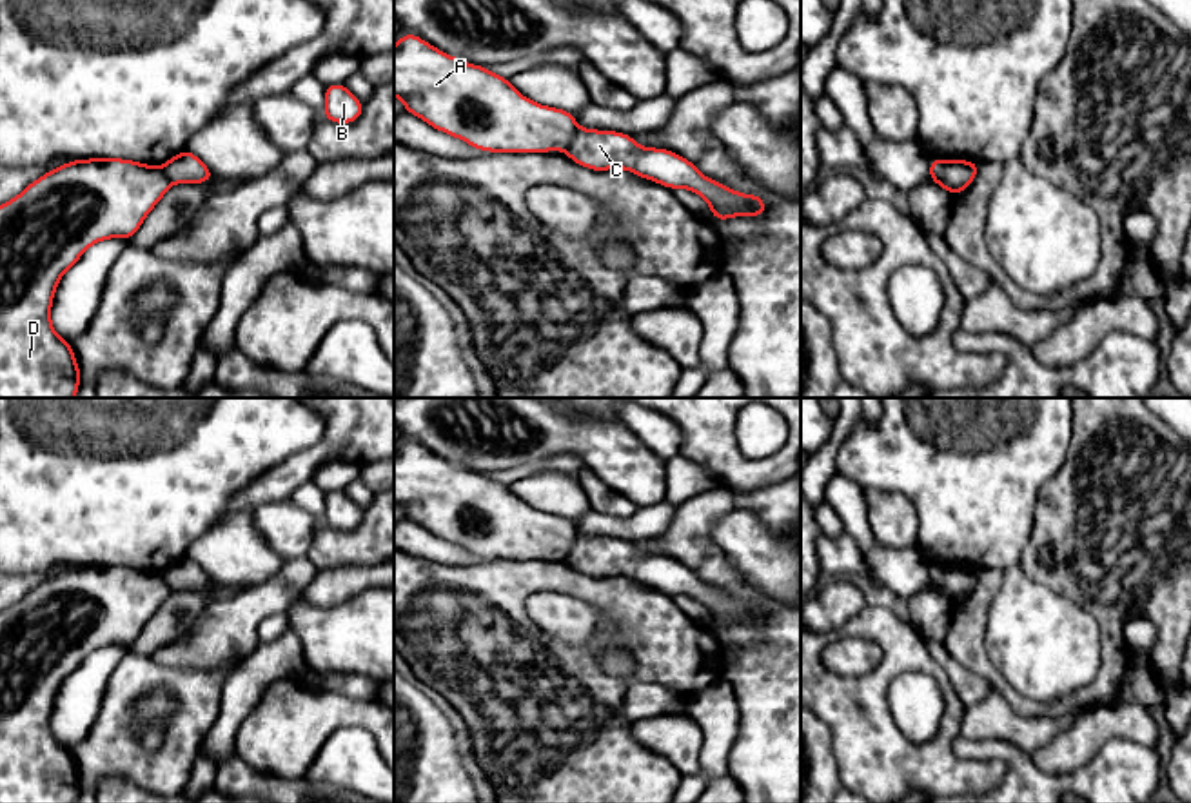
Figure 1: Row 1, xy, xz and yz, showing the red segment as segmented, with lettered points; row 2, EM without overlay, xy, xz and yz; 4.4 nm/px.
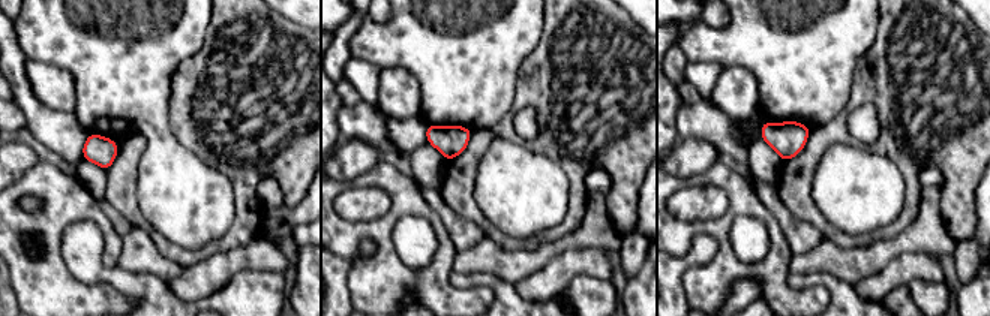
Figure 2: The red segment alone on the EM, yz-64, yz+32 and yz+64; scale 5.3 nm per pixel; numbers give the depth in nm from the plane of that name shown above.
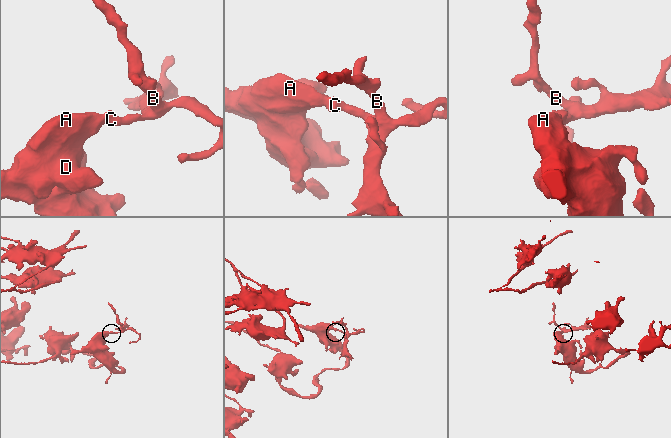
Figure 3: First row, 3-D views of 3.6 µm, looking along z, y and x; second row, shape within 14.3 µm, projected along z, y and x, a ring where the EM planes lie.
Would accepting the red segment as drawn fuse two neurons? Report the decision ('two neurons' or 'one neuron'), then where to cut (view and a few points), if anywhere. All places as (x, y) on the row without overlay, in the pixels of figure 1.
two neurons; cut in xz along (578, 535), (565, 556)

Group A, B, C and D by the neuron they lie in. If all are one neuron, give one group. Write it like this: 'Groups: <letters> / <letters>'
Groups: A D / B C

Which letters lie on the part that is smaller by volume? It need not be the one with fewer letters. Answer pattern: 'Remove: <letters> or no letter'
Remove: B, C

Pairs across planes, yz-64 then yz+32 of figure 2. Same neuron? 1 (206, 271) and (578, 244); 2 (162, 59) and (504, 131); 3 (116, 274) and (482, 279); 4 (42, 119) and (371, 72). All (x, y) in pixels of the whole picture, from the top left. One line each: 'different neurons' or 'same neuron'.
1: same neuron
2: different neurons
3: same neuron
4: same neuron

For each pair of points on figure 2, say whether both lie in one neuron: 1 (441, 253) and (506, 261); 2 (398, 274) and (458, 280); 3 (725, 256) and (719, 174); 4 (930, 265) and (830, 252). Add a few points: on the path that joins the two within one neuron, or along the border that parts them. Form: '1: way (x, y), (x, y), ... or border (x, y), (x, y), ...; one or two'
1: border (458, 252), (453, 270); two
2: border (449, 274), (449, 280), (455, 286), (483, 288); two
3: way (723, 235), (723, 223), (734, 211), (734, 195); one
4: way (905, 264), (855, 264); one

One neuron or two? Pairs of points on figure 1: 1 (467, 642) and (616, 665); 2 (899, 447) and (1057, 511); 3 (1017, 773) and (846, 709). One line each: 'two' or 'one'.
1: two
2: two
3: two

